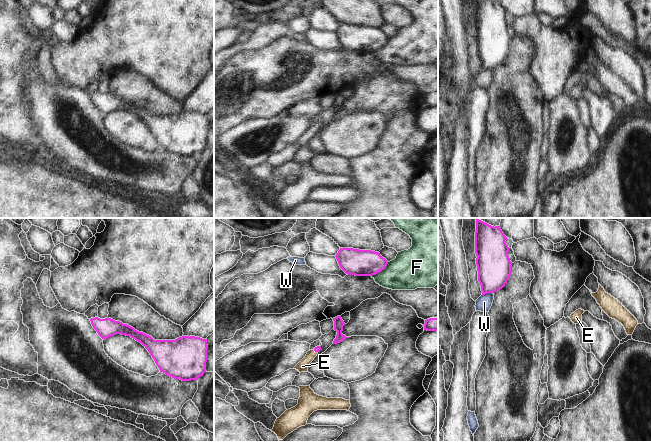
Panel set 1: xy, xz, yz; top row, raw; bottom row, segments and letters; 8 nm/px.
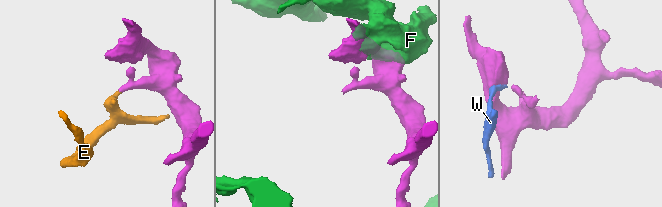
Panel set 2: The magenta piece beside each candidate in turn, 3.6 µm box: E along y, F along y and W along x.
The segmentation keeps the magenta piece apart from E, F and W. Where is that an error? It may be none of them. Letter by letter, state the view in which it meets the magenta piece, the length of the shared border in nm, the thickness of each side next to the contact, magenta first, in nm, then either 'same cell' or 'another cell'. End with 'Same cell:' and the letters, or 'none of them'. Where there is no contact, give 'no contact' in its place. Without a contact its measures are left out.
E: contact in xz; length 40 nm; calibres 50 and 90 nm; same cell
F: contact in xz; length 180 nm; calibres 220 and 320 nm; another cell
W: contact in yz; length 90 nm; calibres 280 and 120 nm; another cell
Same cell: E

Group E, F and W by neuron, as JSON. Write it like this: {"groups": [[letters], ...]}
{"groups": [["E"], ["F"], ["W"]]}

